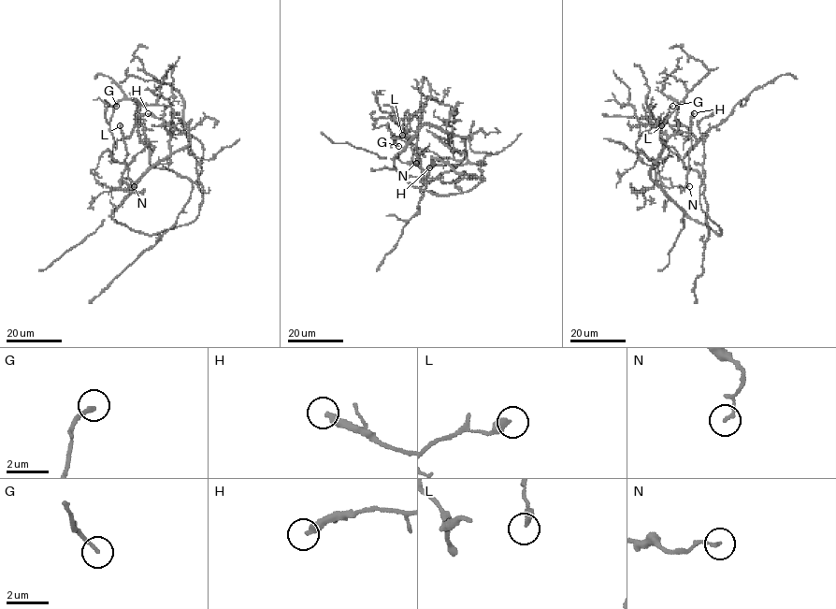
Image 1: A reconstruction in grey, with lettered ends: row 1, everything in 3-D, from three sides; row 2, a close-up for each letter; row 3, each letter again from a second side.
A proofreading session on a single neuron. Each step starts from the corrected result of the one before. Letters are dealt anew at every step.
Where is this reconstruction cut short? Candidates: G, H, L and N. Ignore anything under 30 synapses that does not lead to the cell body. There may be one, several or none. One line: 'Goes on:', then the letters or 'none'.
Goes on: none

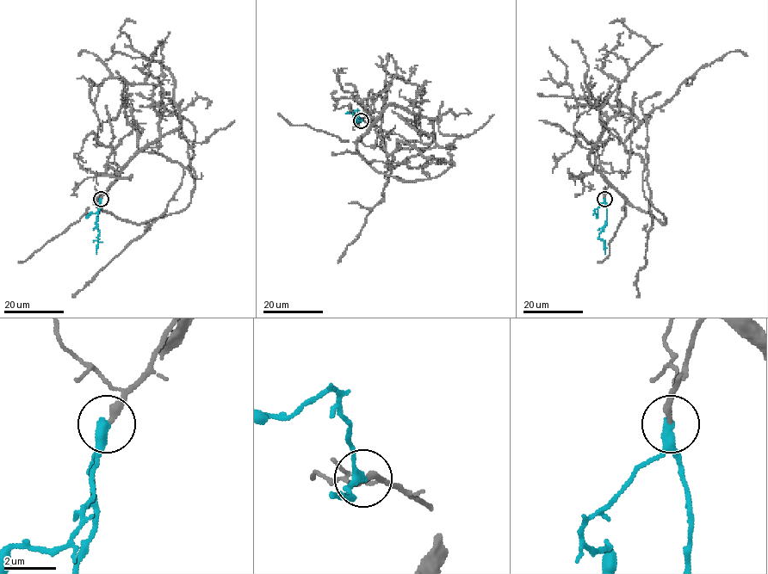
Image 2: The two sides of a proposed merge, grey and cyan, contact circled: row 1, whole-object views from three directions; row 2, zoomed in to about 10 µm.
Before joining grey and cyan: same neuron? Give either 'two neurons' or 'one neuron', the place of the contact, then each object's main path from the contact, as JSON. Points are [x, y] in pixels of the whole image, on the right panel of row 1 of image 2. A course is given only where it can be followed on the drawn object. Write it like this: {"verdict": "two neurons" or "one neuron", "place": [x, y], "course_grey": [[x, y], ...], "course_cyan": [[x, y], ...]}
{"verdict": "one neuron", "place": [604, 199], "course_grey": [[604, 199], [613, 186], [665, 223], [650, 201], [643, 159], [624, 142], [701, 68], [730, 52], [747, 55]], "course_cyan": [[604, 199], [606, 221], [598, 237], [603, 242], [604, 253]]}

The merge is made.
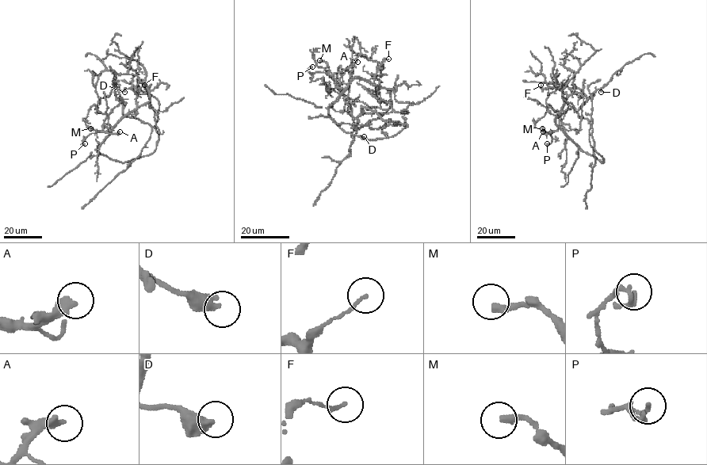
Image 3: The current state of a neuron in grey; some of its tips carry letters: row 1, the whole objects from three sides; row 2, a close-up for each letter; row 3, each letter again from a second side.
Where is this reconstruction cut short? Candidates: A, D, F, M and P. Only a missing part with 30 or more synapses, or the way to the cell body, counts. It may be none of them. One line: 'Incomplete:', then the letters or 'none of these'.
Incomplete: A, M

